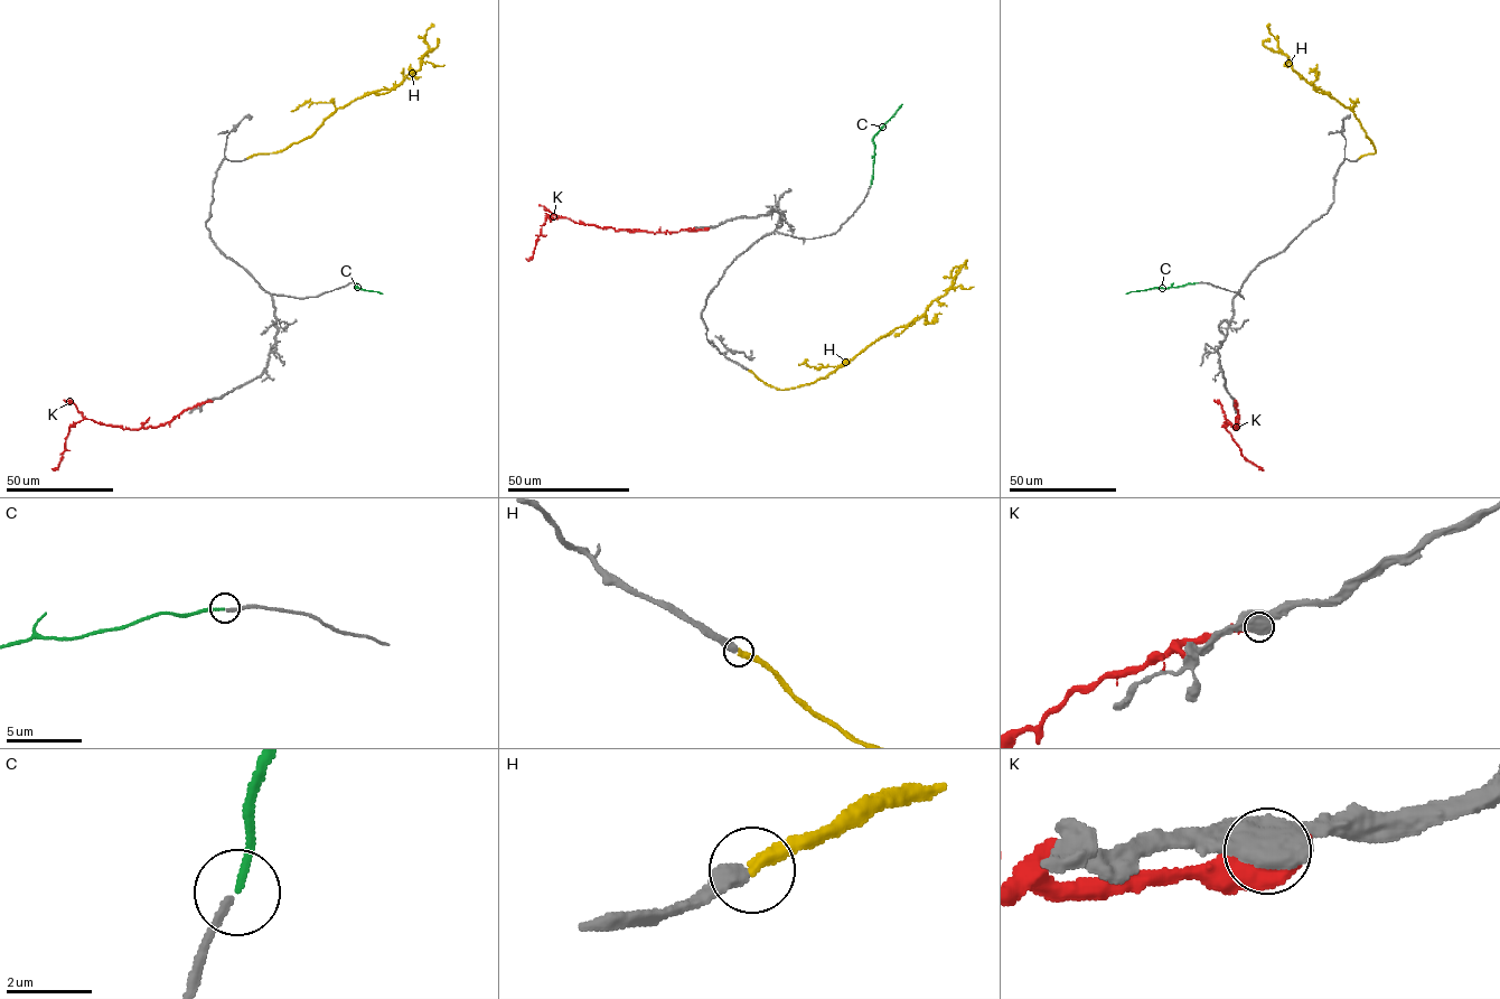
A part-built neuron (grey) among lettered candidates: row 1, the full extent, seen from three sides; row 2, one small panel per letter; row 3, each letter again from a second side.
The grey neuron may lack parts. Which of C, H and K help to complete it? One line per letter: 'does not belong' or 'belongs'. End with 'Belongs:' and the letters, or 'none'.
C: belongs
H: belongs
K: does not belong
Belongs: C, H

